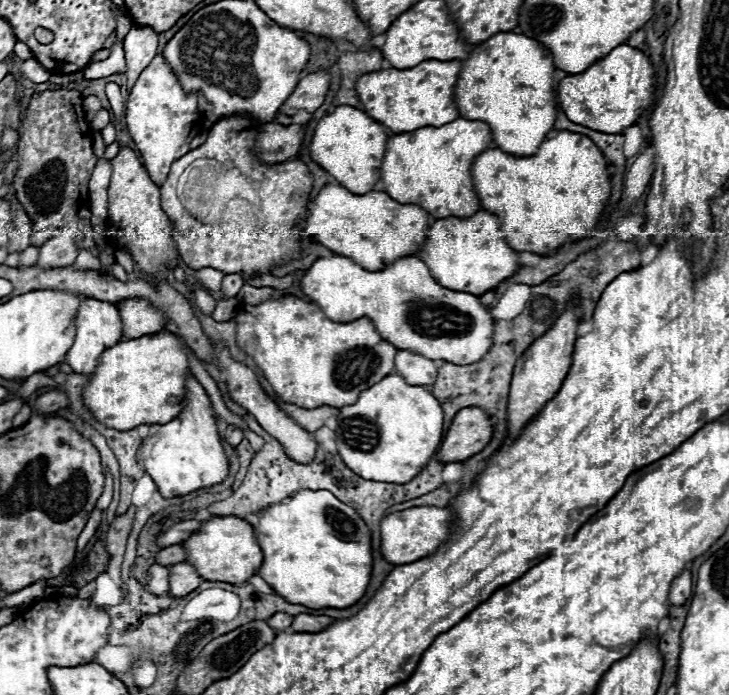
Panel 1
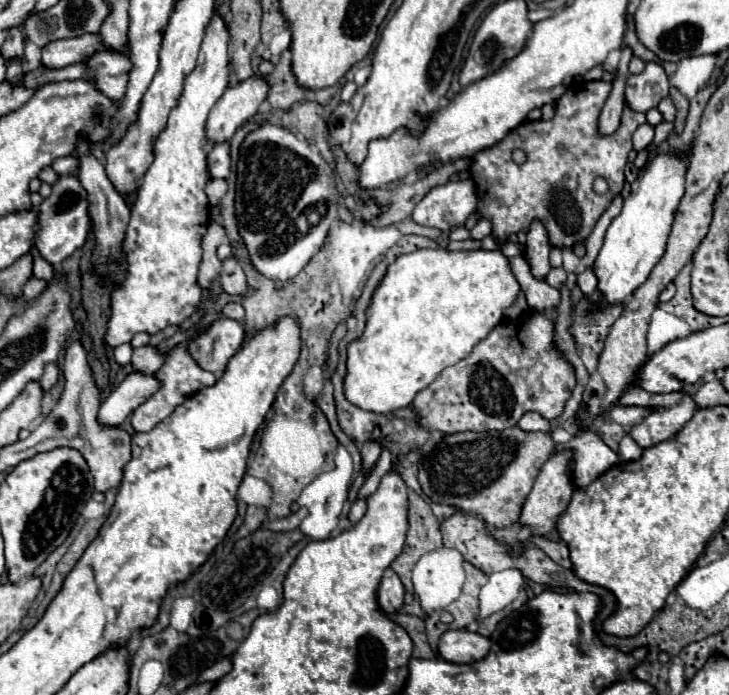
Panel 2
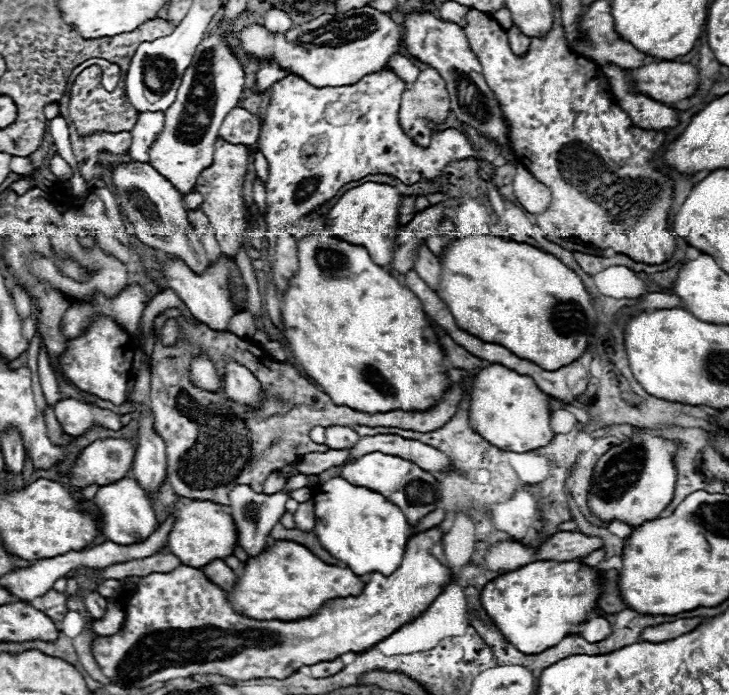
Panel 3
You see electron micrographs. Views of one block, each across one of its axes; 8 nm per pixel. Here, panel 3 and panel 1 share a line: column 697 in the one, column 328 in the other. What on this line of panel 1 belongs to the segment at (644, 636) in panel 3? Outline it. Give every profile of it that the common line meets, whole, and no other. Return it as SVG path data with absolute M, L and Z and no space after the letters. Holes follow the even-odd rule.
M298 614L298 616L294 616L294 622L292 622L290 628L294 632L322 632L330 624L334 624L334 618L312 616L312 614Z

